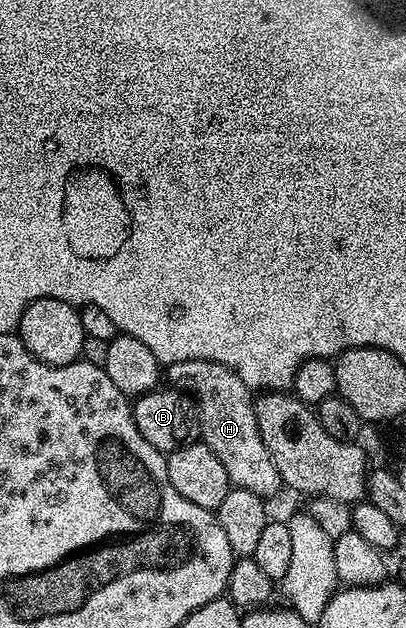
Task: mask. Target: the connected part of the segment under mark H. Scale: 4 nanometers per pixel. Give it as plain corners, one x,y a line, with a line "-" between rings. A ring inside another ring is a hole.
191,359
167,364
166,383
167,386
194,397
199,438
207,447
214,449
214,457
222,461
232,487
250,489
250,493
261,497
269,497
276,490
281,490
278,469
266,445
262,445
262,433
258,433
254,392
244,384
240,372
214,361

